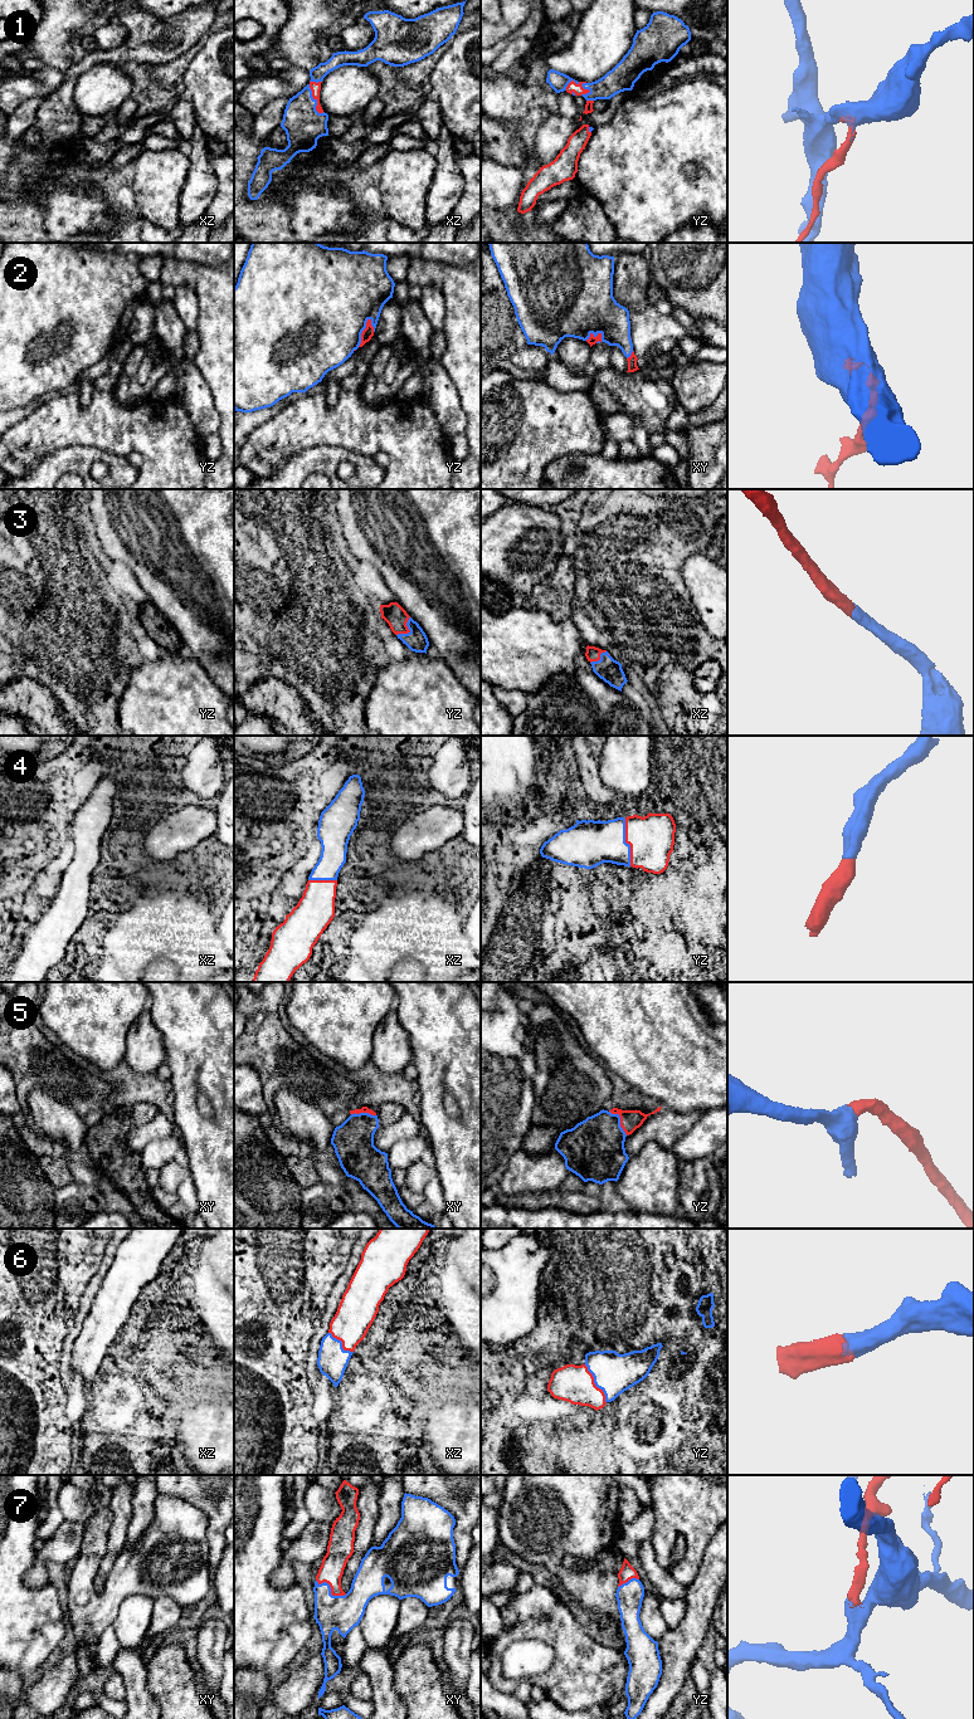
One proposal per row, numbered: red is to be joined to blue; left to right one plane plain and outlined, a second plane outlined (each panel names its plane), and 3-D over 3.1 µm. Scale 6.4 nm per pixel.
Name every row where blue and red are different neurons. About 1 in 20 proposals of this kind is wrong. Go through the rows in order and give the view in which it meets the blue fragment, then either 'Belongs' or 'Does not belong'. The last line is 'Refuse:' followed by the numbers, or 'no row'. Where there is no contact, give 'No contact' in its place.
1: Touches blue in yz. Belongs
2: Touches blue in yz. Belongs
3: Touches blue in yz. Belongs
4: Touches blue in yz. Belongs
5: Touches blue in yz. Belongs
6: Touches blue in yz. Belongs
7: Touches blue in xy. Belongs
Refuse: no row

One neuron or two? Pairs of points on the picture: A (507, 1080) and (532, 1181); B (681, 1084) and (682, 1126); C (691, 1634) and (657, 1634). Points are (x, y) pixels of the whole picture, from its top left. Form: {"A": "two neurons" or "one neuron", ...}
{"A": "one neuron", "B": "two neurons", "C": "two neurons"}

